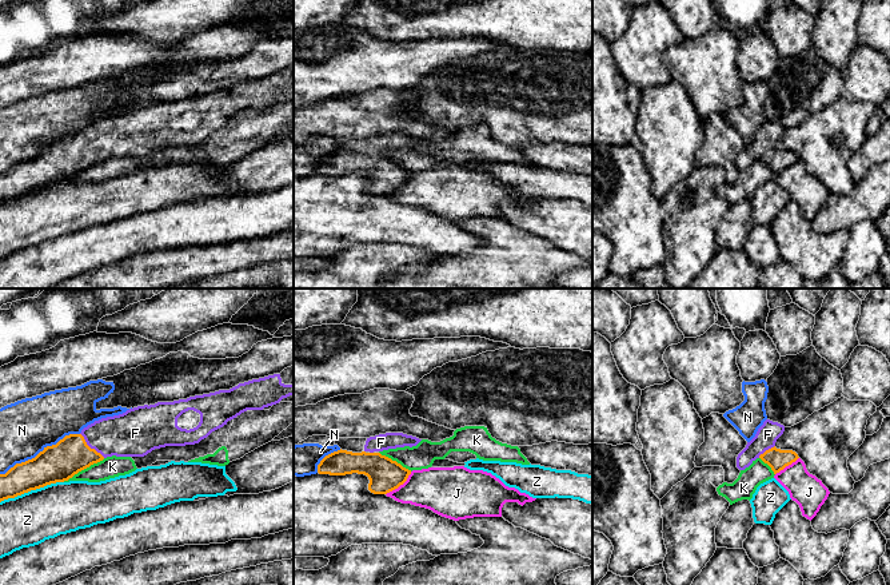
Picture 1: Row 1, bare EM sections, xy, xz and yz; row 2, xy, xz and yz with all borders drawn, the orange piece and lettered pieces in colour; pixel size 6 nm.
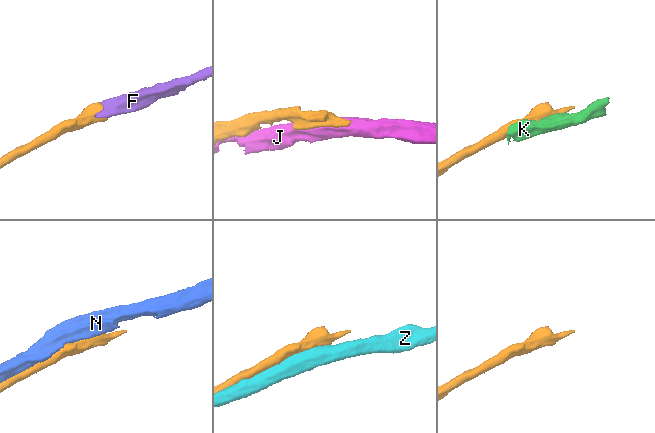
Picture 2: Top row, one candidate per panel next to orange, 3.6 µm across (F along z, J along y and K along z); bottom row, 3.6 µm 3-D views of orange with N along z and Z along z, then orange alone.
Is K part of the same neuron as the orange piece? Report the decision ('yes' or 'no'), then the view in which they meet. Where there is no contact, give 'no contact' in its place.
no; meets orange in xy

